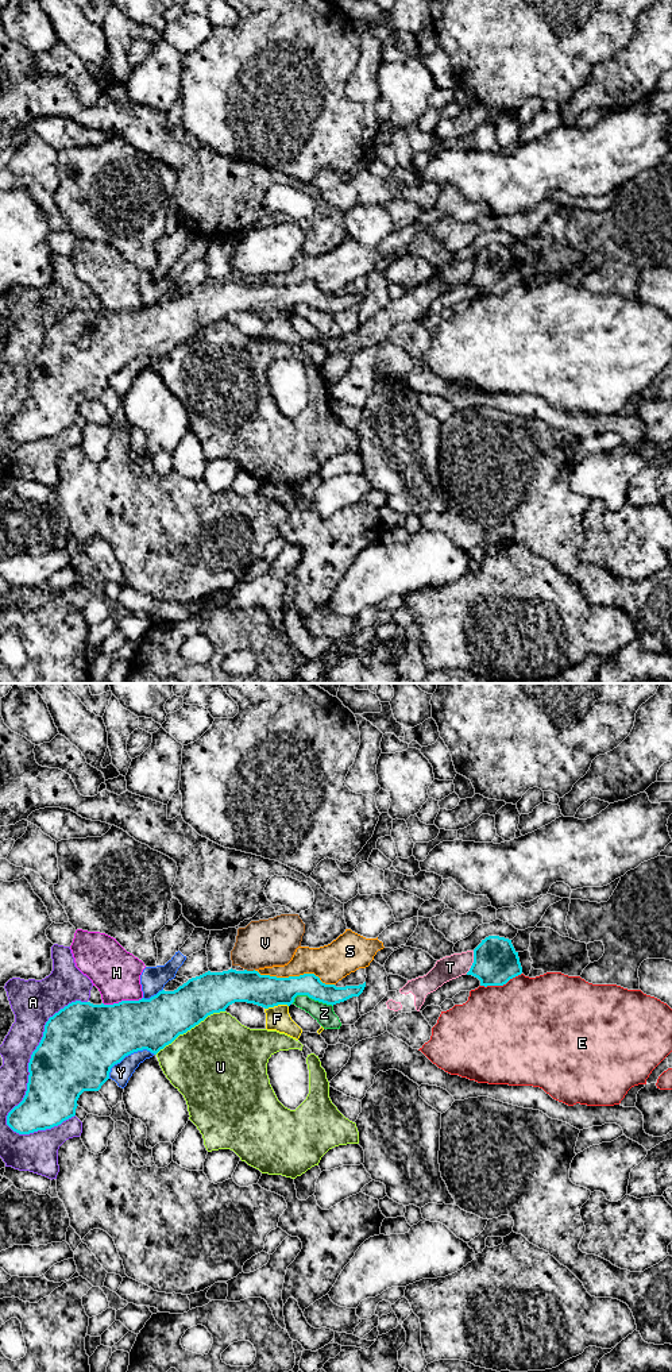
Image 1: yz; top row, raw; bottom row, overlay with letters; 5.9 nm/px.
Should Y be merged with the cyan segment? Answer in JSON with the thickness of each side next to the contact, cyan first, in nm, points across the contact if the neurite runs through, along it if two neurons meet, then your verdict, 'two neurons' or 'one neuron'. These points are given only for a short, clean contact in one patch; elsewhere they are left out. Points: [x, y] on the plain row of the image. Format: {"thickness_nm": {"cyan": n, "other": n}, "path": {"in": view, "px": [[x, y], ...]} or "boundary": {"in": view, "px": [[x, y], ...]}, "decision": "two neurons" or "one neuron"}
{"thickness_nm": {"cyan": 420, "other": 120}, "decision": "two neurons"}

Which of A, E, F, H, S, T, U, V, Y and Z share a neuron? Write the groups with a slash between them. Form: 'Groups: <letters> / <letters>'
Groups: A / E / F T / H / S / U / V / Y / Z

